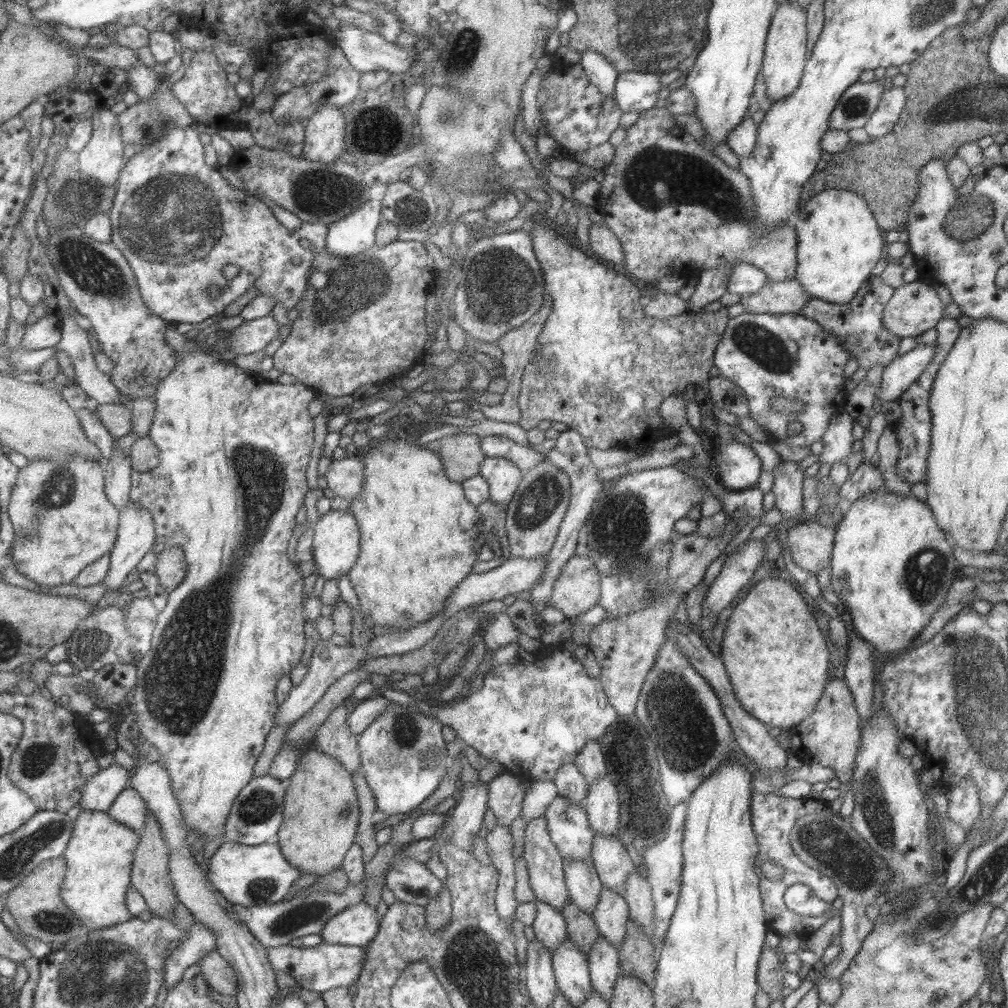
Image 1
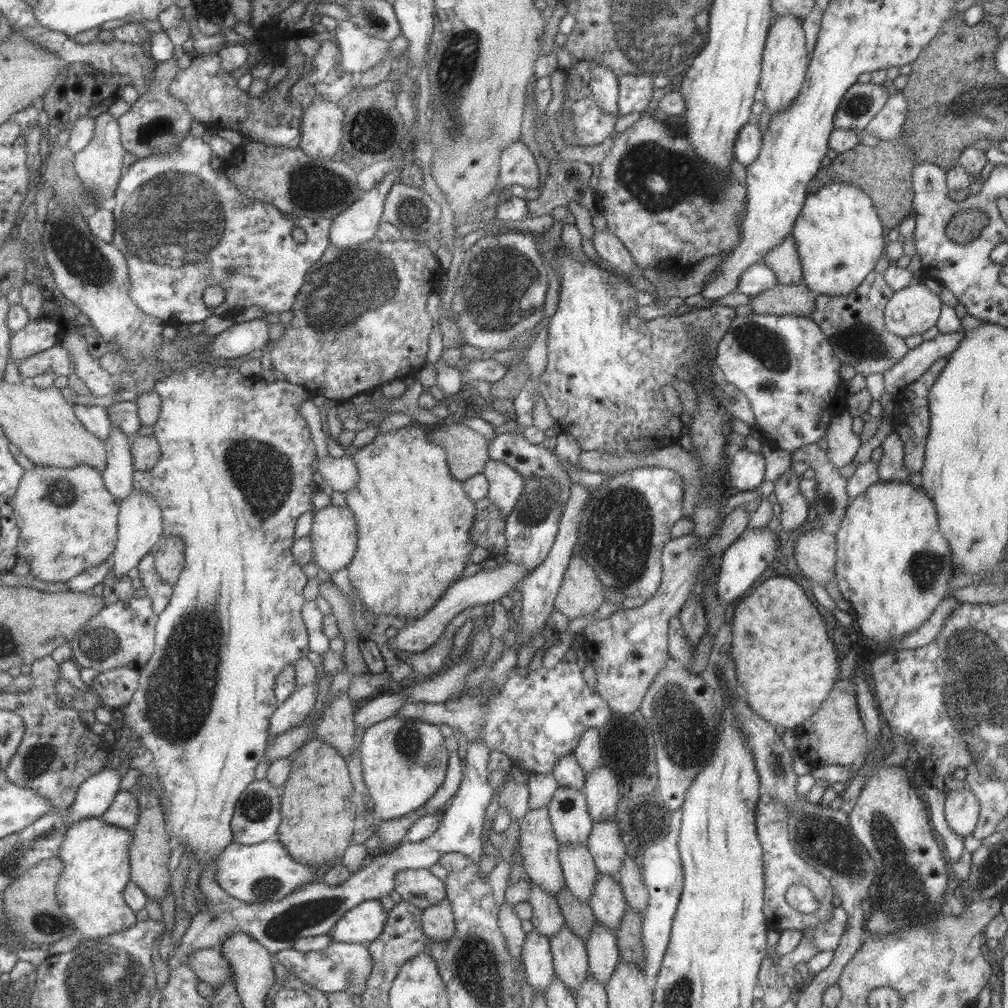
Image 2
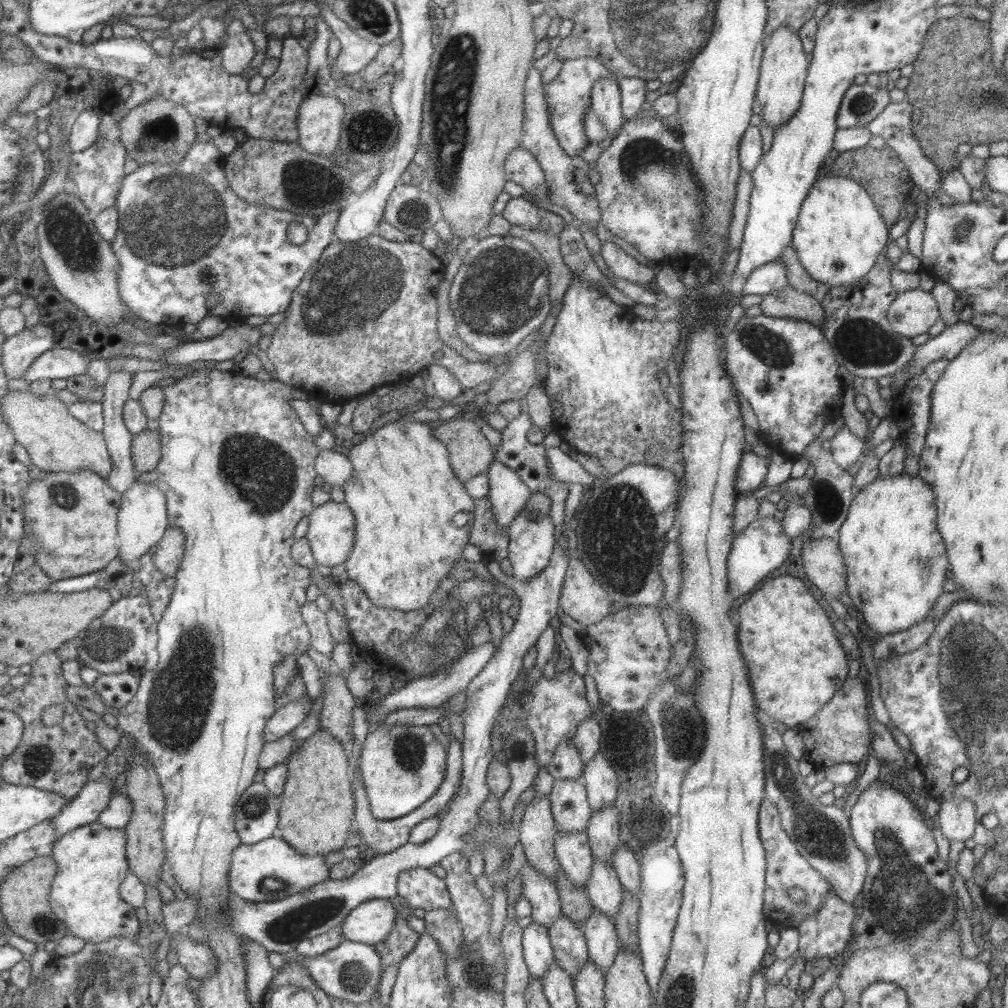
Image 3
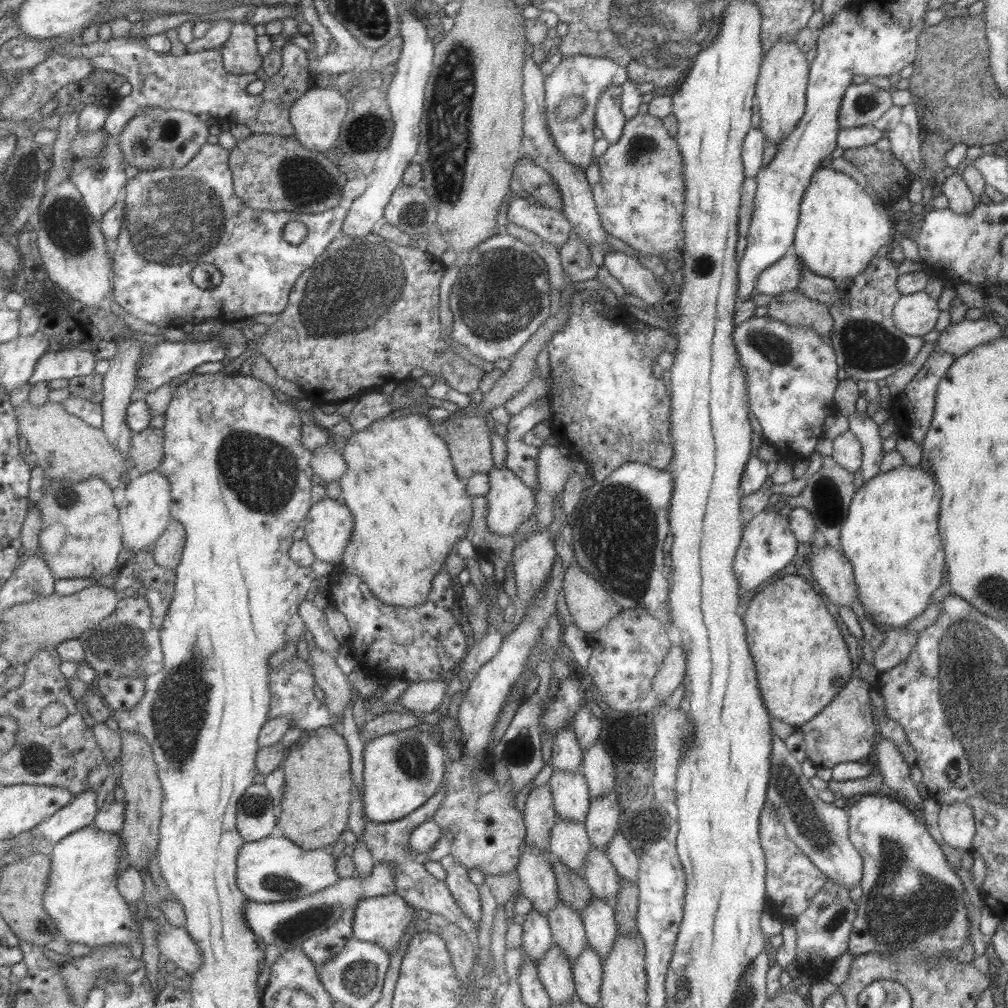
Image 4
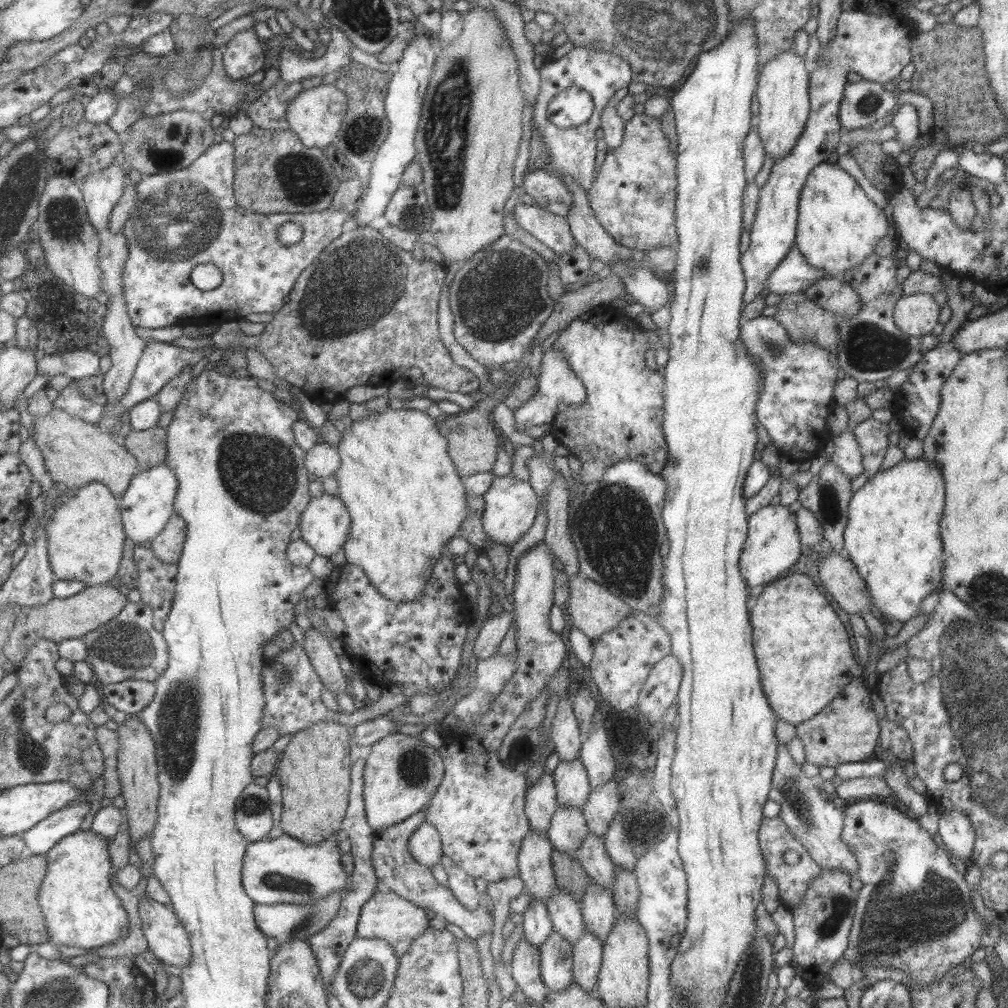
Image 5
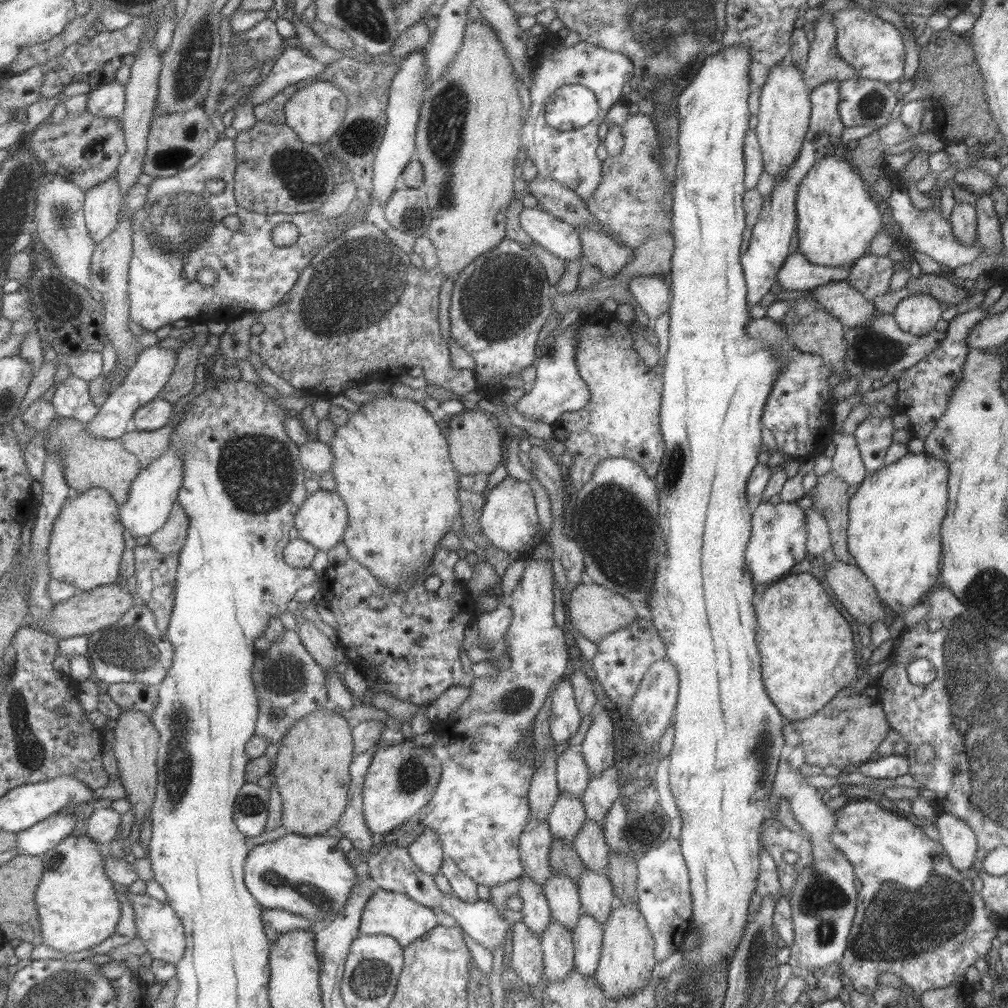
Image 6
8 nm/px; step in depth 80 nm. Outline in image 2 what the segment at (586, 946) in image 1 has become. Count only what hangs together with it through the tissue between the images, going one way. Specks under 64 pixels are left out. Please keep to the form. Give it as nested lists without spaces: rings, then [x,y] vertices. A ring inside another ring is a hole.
[[[566,886],[557,892],[556,902],[564,918],[564,926],[579,938],[589,938],[591,927],[596,921],[588,903],[573,897]]]

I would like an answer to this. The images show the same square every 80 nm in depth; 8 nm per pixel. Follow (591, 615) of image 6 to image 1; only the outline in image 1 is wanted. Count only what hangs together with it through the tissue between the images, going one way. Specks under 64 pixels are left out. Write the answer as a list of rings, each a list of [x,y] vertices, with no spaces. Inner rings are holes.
[[[571,555],[553,581],[551,606],[573,619],[599,600],[600,575],[587,556]]]

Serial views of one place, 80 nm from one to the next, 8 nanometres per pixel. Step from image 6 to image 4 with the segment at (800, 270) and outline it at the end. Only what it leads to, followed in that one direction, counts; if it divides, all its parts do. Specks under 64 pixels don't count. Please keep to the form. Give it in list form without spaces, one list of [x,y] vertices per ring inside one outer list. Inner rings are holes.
[[[789,251],[777,262],[757,274],[754,294],[758,293],[773,297],[797,289],[797,283],[801,282],[799,281],[799,273],[802,268],[798,256]]]

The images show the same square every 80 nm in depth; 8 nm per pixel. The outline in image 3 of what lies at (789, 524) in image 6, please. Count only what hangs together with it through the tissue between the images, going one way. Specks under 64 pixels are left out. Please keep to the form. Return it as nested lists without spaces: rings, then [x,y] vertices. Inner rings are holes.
[[[773,517],[756,518],[739,534],[734,535],[727,553],[726,594],[729,598],[732,600],[741,594],[752,592],[768,572],[779,568],[787,558],[789,542],[790,538],[782,531],[780,522]]]

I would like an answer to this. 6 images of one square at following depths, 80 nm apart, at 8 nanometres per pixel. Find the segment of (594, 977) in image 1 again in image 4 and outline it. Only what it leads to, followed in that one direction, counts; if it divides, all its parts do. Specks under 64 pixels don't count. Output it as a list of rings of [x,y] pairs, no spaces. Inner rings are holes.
[[[591,898],[591,902],[581,915],[586,944],[600,958],[606,959],[618,935],[614,918],[614,904]]]

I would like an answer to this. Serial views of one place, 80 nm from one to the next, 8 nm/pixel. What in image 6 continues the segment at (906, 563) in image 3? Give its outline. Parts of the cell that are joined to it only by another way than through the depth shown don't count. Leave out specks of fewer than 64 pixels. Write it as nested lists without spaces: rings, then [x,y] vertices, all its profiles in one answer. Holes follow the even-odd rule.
[[[922,452],[921,454],[907,453],[905,456],[895,460],[889,466],[883,465],[879,470],[873,474],[866,475],[860,482],[860,487],[848,500],[848,527],[846,530],[846,545],[850,556],[853,558],[858,569],[869,579],[869,582],[874,586],[880,603],[887,606],[893,614],[902,618],[904,612],[917,605],[920,600],[929,593],[932,588],[939,585],[940,578],[940,564],[942,558],[941,541],[940,541],[940,524],[946,513],[946,506],[948,501],[948,470],[946,462],[931,458],[928,454]]]

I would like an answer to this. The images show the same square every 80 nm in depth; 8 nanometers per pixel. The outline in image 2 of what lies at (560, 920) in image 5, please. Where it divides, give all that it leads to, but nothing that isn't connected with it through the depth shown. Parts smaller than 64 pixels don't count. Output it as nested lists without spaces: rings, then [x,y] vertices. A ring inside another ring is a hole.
[[[562,926],[550,940],[554,978],[558,978],[571,993],[588,975],[585,940]]]

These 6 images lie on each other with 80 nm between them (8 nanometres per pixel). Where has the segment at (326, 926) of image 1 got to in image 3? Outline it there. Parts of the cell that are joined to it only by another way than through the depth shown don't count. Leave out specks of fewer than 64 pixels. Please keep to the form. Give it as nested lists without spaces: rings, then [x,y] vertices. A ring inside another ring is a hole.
[[[370,899],[361,902],[340,922],[340,933],[345,940],[374,945],[377,941],[384,941],[385,935],[390,932],[394,923],[395,911],[389,899]]]

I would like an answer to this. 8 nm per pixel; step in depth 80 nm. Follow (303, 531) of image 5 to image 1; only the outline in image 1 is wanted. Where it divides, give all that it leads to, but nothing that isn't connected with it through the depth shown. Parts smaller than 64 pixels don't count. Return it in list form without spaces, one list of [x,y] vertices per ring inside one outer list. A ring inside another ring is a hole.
[[[330,510],[319,516],[311,527],[314,530],[312,560],[315,562],[316,572],[327,580],[347,576],[360,553],[360,532],[355,517],[349,510]]]

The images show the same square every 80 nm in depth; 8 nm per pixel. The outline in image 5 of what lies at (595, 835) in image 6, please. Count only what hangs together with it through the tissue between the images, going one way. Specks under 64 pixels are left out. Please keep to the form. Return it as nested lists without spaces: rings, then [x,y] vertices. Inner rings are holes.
[[[587,832],[575,857],[590,882],[598,886],[612,886],[616,868],[607,856],[604,839]]]

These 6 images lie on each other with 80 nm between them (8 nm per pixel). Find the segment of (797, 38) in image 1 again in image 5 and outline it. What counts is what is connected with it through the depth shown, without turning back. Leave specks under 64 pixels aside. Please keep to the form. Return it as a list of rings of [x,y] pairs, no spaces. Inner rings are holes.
[[[790,49],[777,53],[765,62],[758,72],[755,94],[758,100],[758,125],[756,131],[764,151],[775,162],[793,148],[809,112],[808,76],[810,68],[803,58]]]

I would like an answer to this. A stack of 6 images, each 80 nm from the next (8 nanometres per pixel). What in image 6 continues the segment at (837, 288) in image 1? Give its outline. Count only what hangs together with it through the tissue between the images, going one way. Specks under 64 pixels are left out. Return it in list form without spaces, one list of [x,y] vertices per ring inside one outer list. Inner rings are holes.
[[[833,154],[815,161],[796,190],[797,250],[819,266],[850,266],[868,252],[871,238],[882,227],[881,212],[866,191],[858,171]]]

